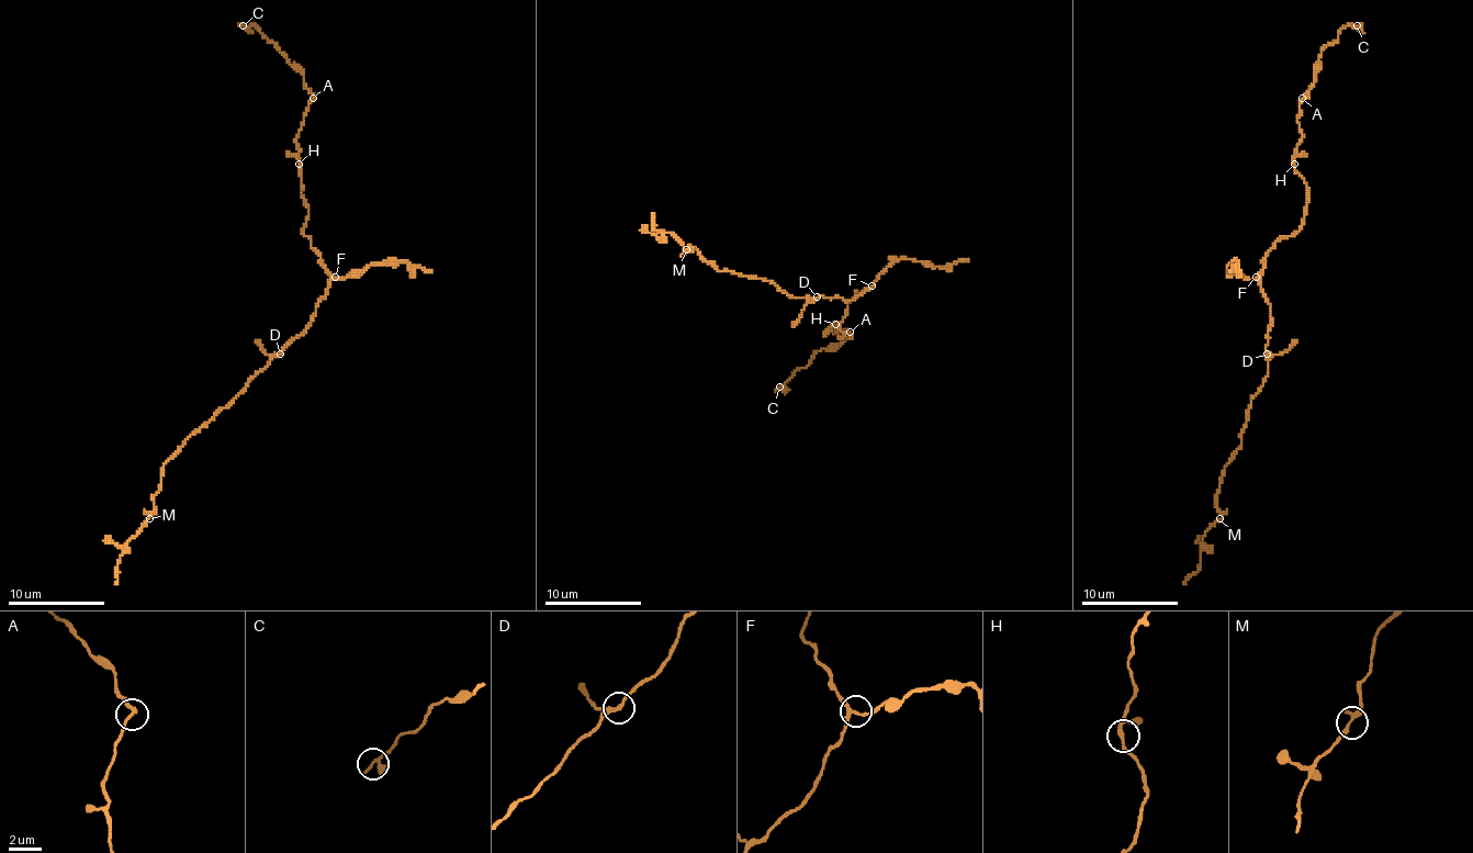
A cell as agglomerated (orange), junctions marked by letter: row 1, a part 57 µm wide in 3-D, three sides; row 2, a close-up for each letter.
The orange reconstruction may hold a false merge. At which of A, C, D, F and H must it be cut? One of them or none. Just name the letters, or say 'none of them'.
none of them

